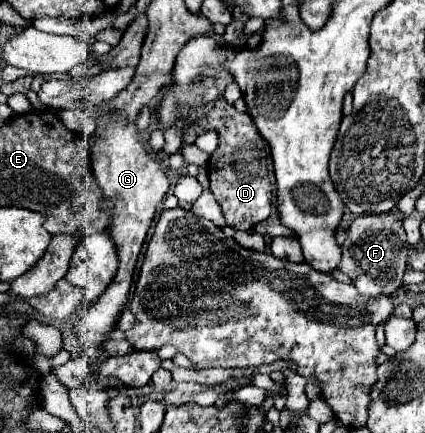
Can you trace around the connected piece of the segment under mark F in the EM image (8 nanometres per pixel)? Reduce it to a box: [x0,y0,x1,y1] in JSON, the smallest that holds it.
[338,208,408,296]

